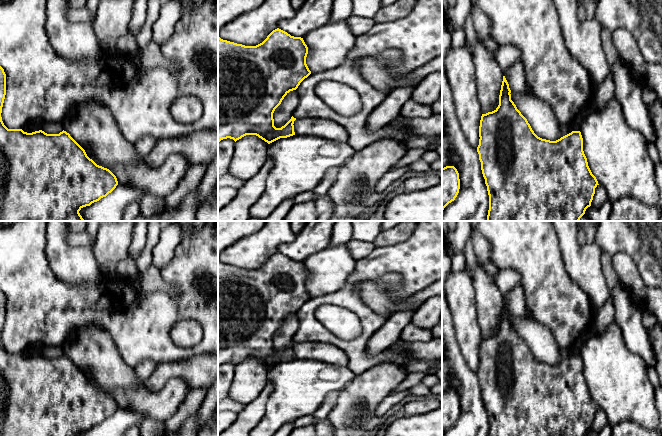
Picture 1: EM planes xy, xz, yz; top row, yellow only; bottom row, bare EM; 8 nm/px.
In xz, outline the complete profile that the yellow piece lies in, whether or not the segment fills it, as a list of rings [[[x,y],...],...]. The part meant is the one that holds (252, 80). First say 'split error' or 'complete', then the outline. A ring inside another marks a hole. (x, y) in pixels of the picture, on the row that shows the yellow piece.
complete; [[[277,28],[256,46],[245,46],[227,40],[218,35],[218,142],[233,139],[235,142],[246,135],[256,135],[268,144],[295,135],[293,116],[281,128],[274,126],[273,113],[284,97],[296,90],[311,71],[306,64],[308,47],[303,38],[294,37]]]

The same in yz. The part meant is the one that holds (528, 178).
complete; [[[503,76],[498,107],[482,114],[480,120],[477,152],[489,195],[487,221],[579,221],[591,206],[595,188],[599,185],[588,166],[581,132],[572,131],[556,141],[538,137],[511,100],[510,93]]]

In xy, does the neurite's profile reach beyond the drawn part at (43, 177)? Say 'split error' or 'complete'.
complete

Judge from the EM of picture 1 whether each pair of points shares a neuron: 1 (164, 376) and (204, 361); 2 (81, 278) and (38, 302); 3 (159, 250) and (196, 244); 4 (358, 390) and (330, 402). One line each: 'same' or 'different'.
1: same
2: different
3: different
4: different

